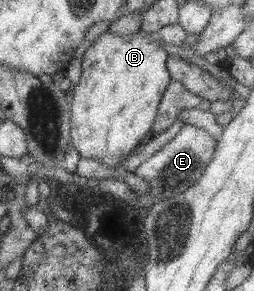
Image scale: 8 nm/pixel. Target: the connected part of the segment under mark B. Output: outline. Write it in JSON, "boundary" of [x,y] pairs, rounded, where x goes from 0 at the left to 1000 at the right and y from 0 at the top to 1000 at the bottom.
{"boundary":[[[417,103],[386,120],[323,182],[319,251],[291,296],[276,351],[276,491],[315,540],[394,553],[425,574],[476,577],[469,553],[531,502],[594,474],[594,433],[610,416],[634,330],[669,282],[654,234],[657,179],[626,144],[563,124],[555,107],[472,127]]]}

